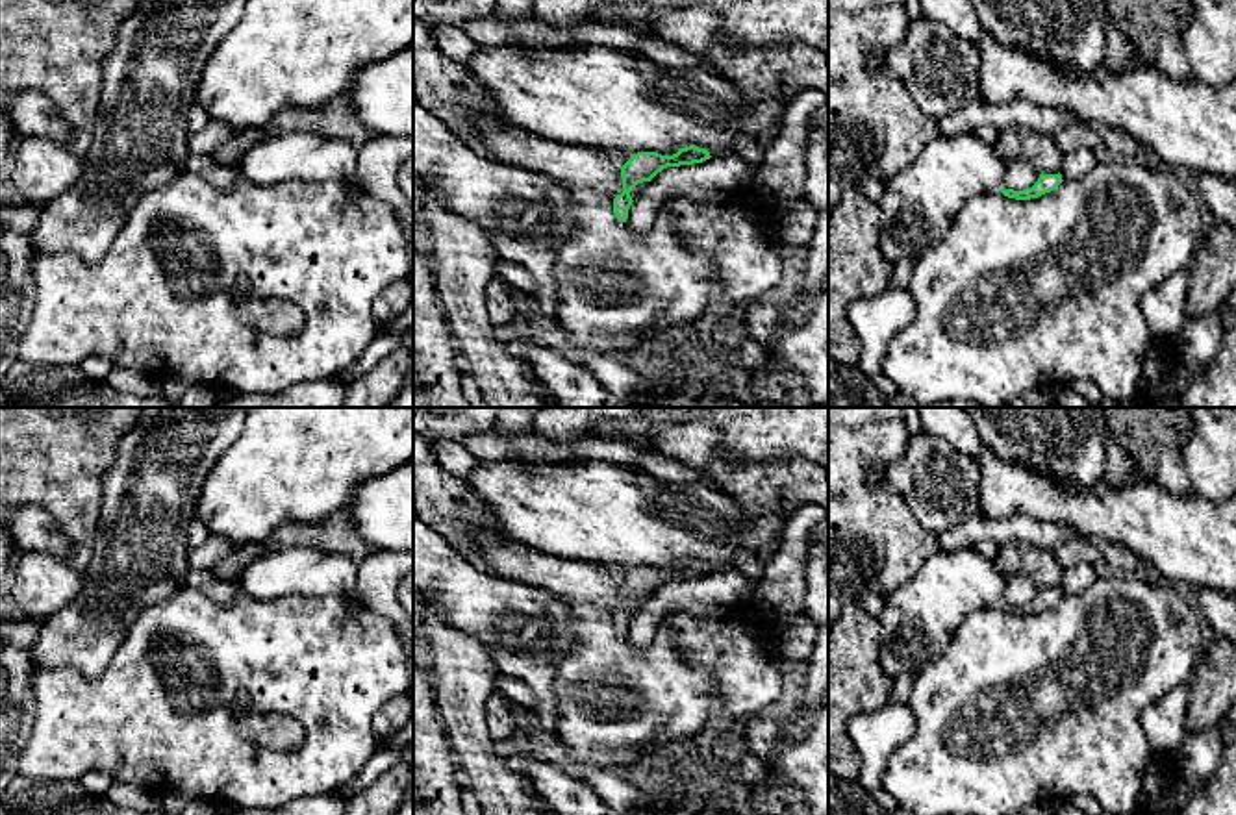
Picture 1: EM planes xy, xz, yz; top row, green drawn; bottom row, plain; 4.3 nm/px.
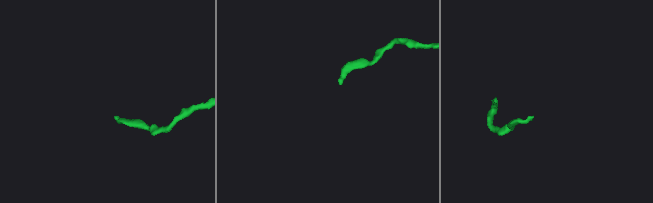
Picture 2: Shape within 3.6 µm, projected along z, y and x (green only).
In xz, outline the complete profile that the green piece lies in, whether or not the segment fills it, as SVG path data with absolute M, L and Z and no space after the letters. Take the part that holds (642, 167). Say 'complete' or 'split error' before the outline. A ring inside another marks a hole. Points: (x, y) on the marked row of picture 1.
complete; M689 144L678 148L673 156L662 156L658 152L637 152L621 169L623 193L613 198L613 213L621 222L626 222L628 209L632 206L630 191L643 182L650 182L658 172L667 167L693 165L710 159L710 152Z

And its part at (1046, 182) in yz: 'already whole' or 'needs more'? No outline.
already whole

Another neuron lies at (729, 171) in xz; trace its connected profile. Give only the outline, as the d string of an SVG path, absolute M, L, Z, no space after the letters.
M736 150L712 156L702 163L667 167L650 187L632 202L626 224L632 233L647 233L665 200L673 194L706 198L715 191L736 191L752 182L752 172Z

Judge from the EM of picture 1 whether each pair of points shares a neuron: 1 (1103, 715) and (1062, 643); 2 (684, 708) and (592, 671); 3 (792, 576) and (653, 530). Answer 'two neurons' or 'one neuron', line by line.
1: one neuron
2: one neuron
3: two neurons

